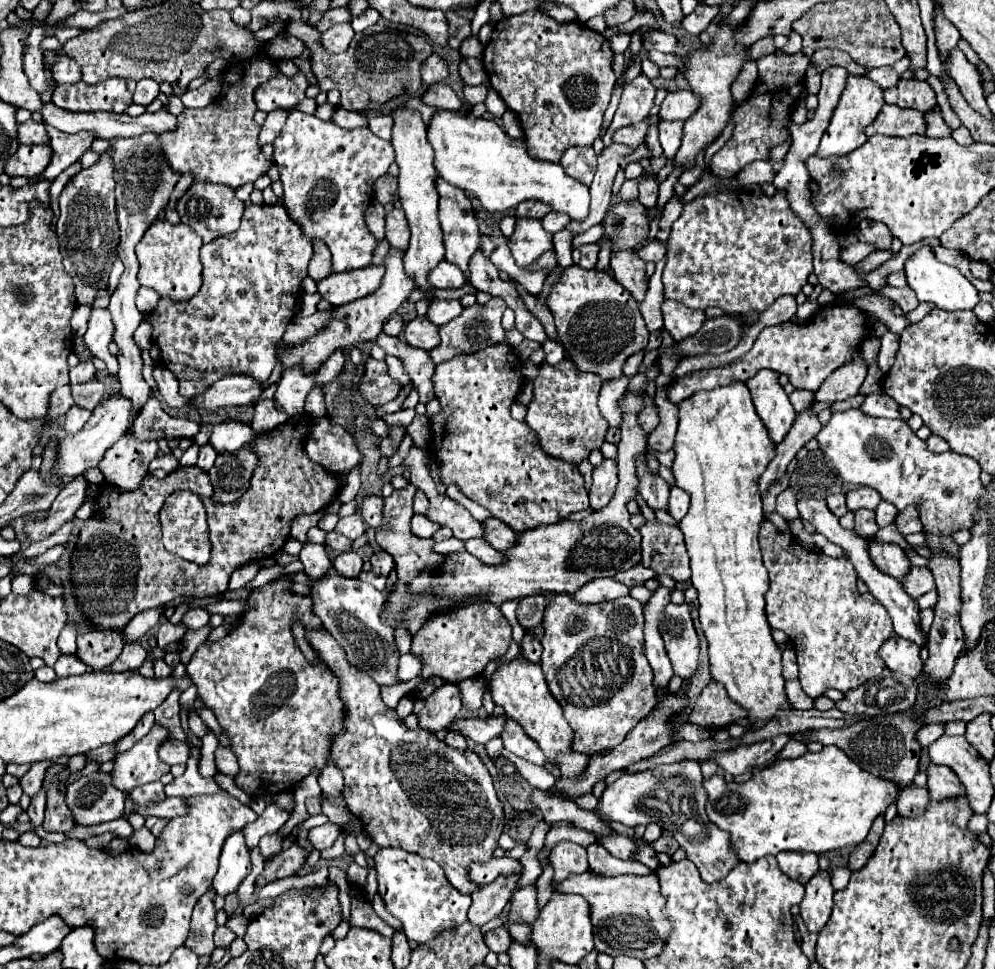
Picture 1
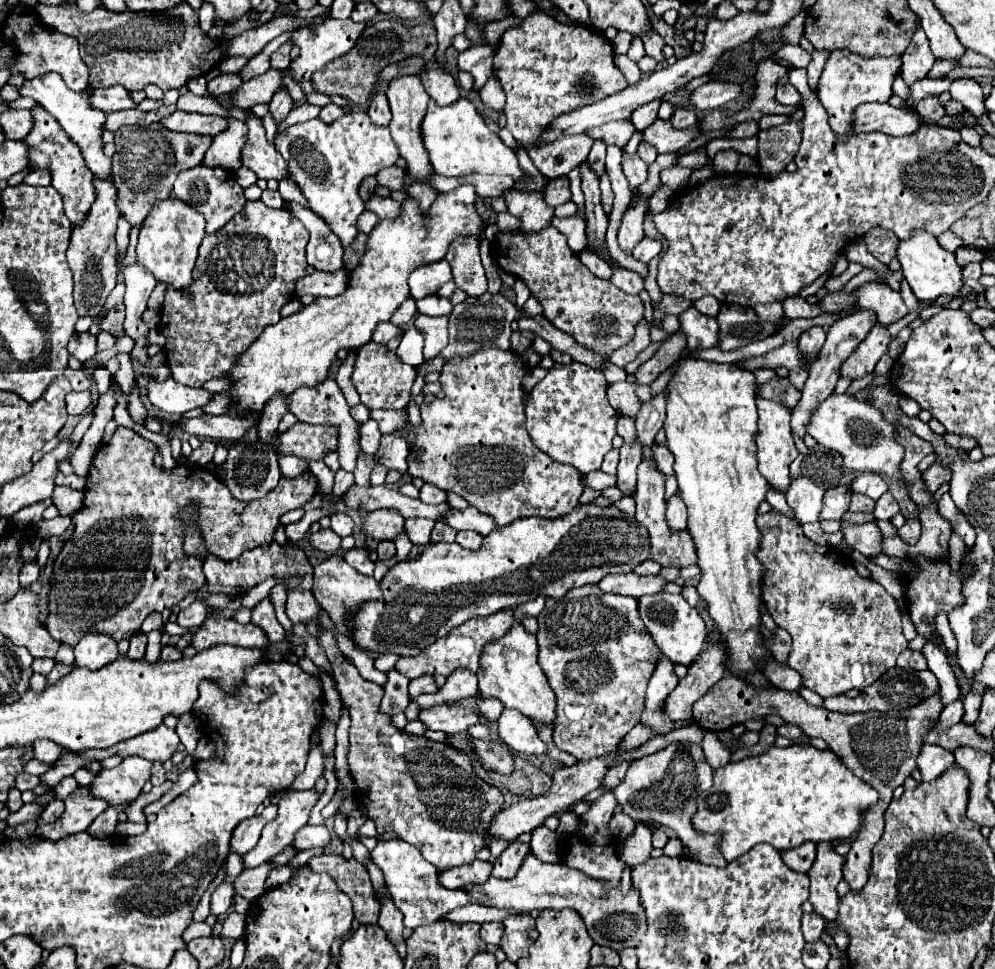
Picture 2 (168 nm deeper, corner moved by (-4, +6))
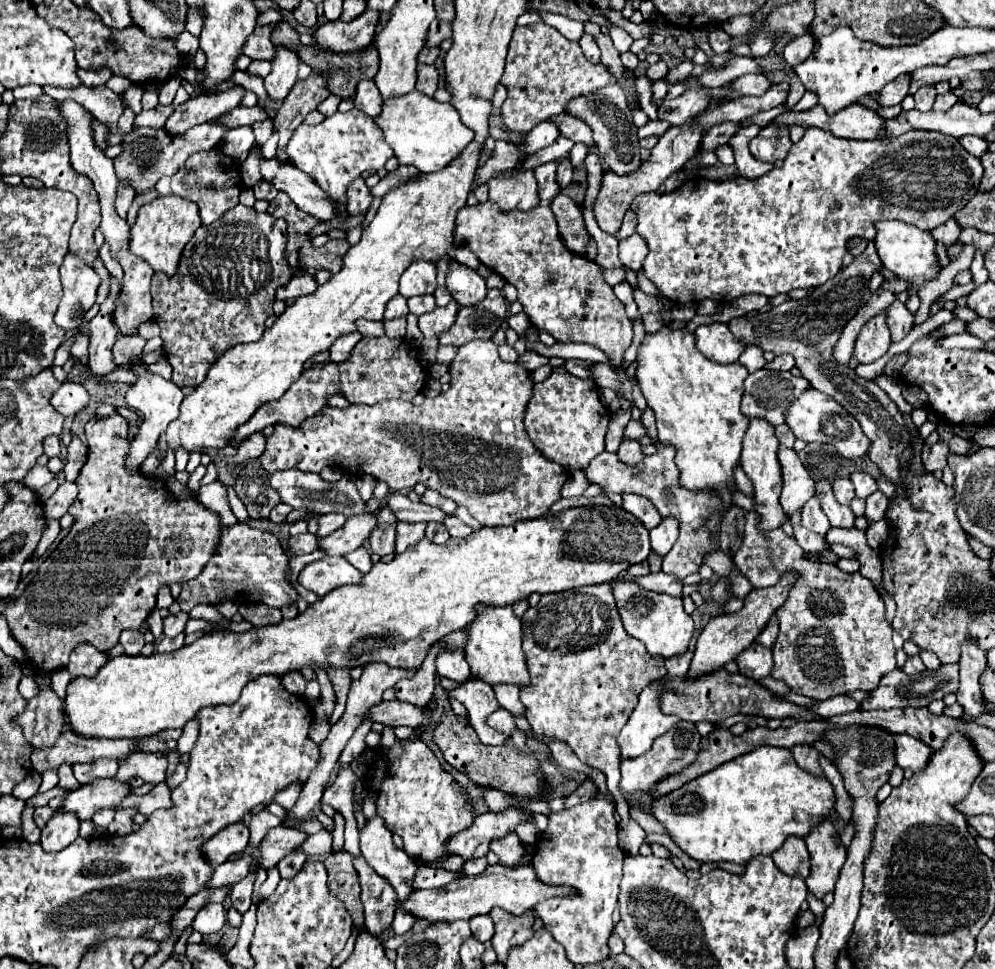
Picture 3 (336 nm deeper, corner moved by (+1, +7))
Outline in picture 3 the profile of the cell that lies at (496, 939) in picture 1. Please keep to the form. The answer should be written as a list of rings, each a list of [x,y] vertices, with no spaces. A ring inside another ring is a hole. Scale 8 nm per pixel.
[[[480,915],[470,919],[470,929],[472,929],[472,935],[482,943],[490,941],[494,935],[494,923],[490,921],[490,915]]]

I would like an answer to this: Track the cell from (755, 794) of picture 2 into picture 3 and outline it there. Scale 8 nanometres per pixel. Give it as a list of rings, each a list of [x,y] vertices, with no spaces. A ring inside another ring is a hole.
[[[758,747],[726,765],[704,773],[702,777],[682,785],[680,789],[656,799],[652,803],[652,815],[668,829],[672,839],[682,847],[692,859],[706,861],[732,861],[746,865],[752,857],[764,853],[772,855],[786,837],[806,837],[814,825],[830,819],[830,813],[836,805],[836,795],[832,783],[824,775],[814,775],[798,767],[790,749],[778,747]]]

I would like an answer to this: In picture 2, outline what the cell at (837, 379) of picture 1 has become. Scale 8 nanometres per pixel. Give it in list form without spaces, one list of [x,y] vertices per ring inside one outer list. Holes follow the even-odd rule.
[[[875,324],[867,338],[859,344],[859,348],[843,362],[841,376],[849,376],[853,380],[869,374],[875,370],[875,364],[881,360],[883,354],[887,354],[887,346],[891,342],[889,328],[883,324]]]

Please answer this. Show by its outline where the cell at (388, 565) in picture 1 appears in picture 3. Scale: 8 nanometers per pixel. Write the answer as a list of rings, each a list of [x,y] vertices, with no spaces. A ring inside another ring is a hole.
[[[378,525],[370,535],[370,549],[376,555],[394,555],[396,525]]]

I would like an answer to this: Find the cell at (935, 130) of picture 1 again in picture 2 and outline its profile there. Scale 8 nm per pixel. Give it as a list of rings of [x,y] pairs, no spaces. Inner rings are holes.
[[[927,96],[923,100],[919,100],[917,108],[915,108],[923,118],[941,118],[945,114],[945,108],[941,106],[937,96]]]

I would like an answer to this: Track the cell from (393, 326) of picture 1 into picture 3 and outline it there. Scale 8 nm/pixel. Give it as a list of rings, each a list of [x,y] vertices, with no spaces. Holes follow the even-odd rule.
[[[396,295],[396,297],[392,297],[392,299],[388,301],[384,317],[386,317],[386,319],[398,319],[398,317],[406,317],[408,313],[410,313],[410,311],[408,311],[408,305],[406,305],[406,297]]]

